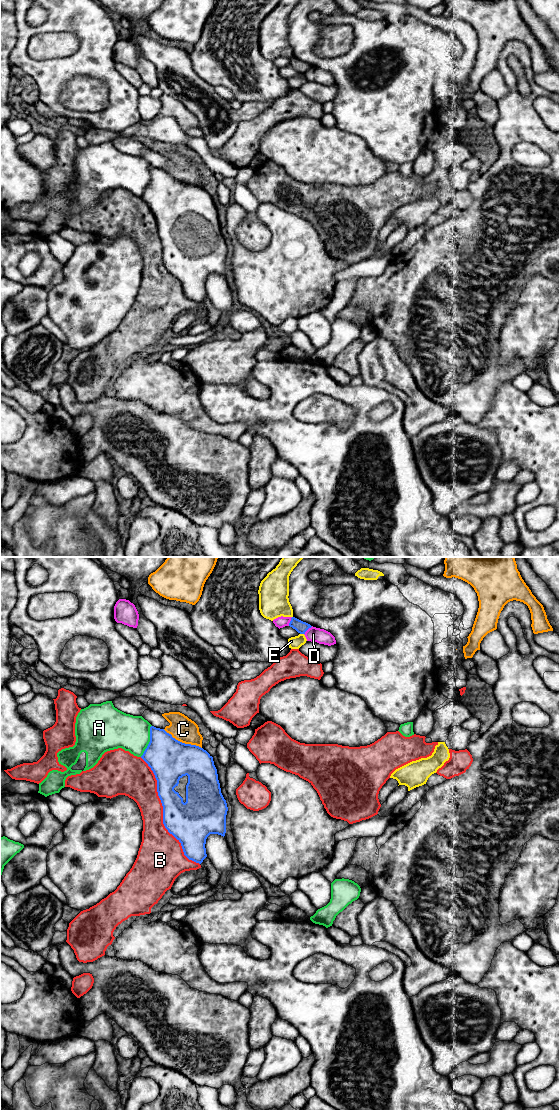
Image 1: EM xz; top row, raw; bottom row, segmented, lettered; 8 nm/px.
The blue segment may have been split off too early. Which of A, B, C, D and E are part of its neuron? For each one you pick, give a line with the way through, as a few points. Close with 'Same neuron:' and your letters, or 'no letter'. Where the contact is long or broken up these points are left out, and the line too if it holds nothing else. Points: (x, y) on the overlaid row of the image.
Same neuron: B

